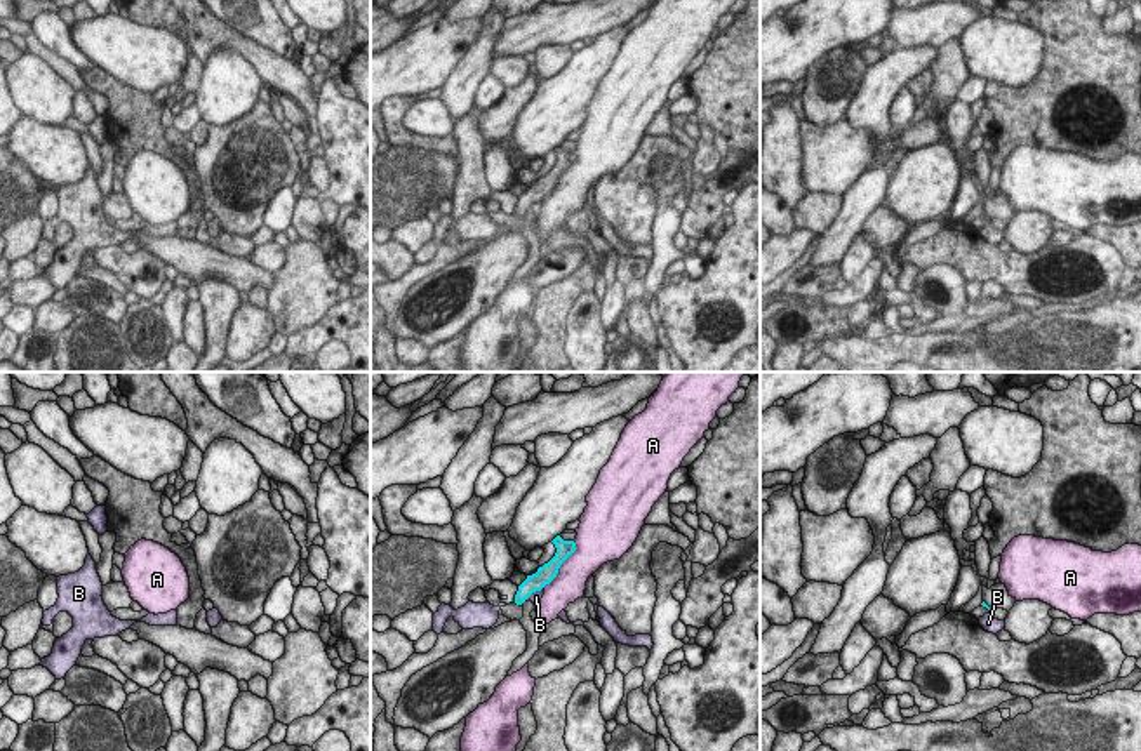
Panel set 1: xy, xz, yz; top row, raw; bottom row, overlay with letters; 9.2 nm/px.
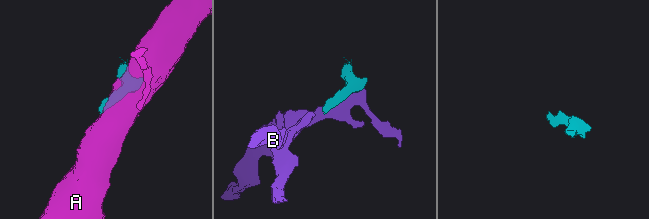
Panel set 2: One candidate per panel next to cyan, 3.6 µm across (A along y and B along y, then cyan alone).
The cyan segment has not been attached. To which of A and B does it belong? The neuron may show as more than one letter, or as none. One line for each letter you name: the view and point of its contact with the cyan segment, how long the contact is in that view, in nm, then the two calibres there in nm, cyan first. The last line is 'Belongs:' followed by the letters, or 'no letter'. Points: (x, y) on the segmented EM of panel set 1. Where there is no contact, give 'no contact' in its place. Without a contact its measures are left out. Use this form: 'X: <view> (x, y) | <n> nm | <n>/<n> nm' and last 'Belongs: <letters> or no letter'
Belongs: no letter

